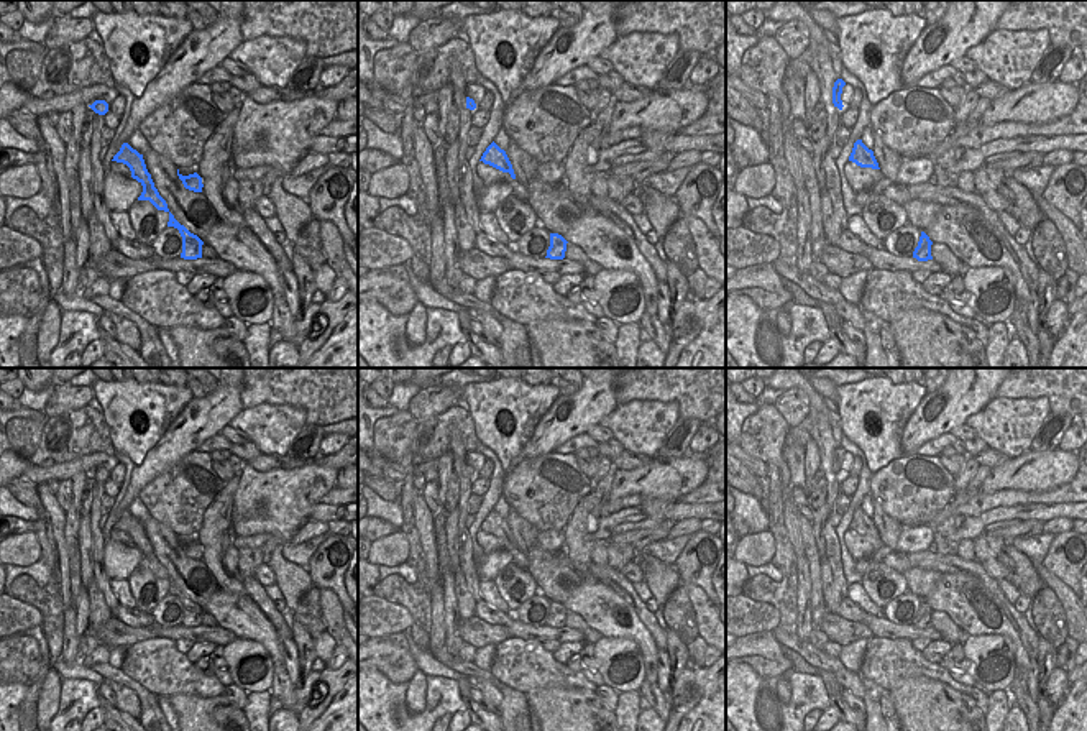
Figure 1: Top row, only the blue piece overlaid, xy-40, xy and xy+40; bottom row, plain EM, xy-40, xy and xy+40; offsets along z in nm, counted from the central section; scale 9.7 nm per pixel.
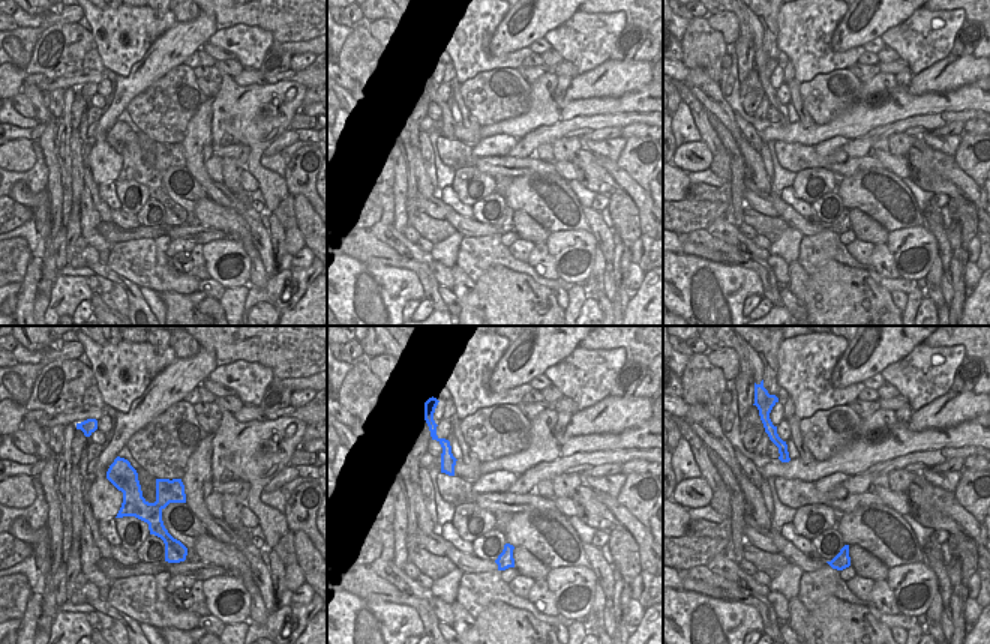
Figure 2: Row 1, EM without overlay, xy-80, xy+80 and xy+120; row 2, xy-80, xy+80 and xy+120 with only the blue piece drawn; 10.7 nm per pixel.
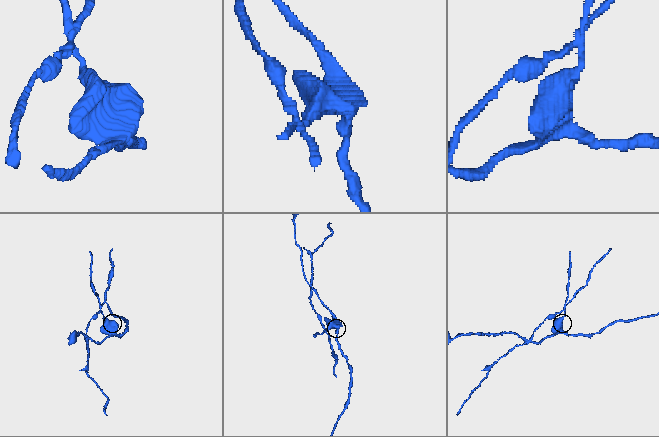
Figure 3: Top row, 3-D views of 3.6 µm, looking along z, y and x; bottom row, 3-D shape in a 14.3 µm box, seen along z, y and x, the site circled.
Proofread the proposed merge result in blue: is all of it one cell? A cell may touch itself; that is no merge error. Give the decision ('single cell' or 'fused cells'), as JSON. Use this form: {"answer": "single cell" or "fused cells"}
{"answer": "fused cells"}

